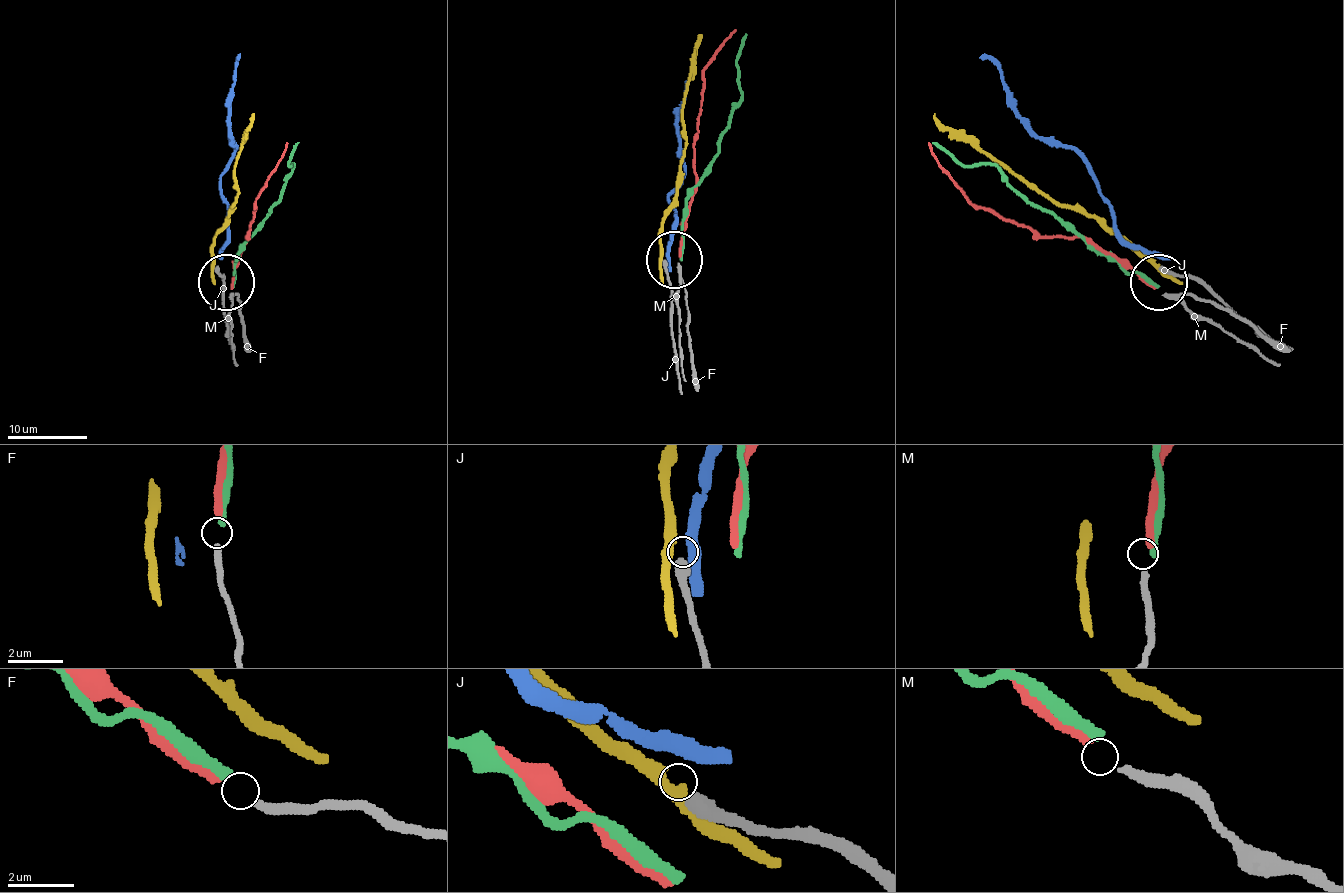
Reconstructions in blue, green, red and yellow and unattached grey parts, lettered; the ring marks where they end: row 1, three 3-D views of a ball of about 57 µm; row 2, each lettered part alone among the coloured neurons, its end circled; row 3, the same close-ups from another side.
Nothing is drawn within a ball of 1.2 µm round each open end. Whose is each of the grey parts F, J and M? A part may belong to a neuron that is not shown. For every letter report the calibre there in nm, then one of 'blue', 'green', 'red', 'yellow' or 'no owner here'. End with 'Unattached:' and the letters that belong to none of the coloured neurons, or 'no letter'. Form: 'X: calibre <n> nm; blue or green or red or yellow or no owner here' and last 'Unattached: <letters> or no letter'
F: calibre 260 nm; green
J: calibre 440 nm; no owner here
M: calibre 240 nm; red
Unattached: J

